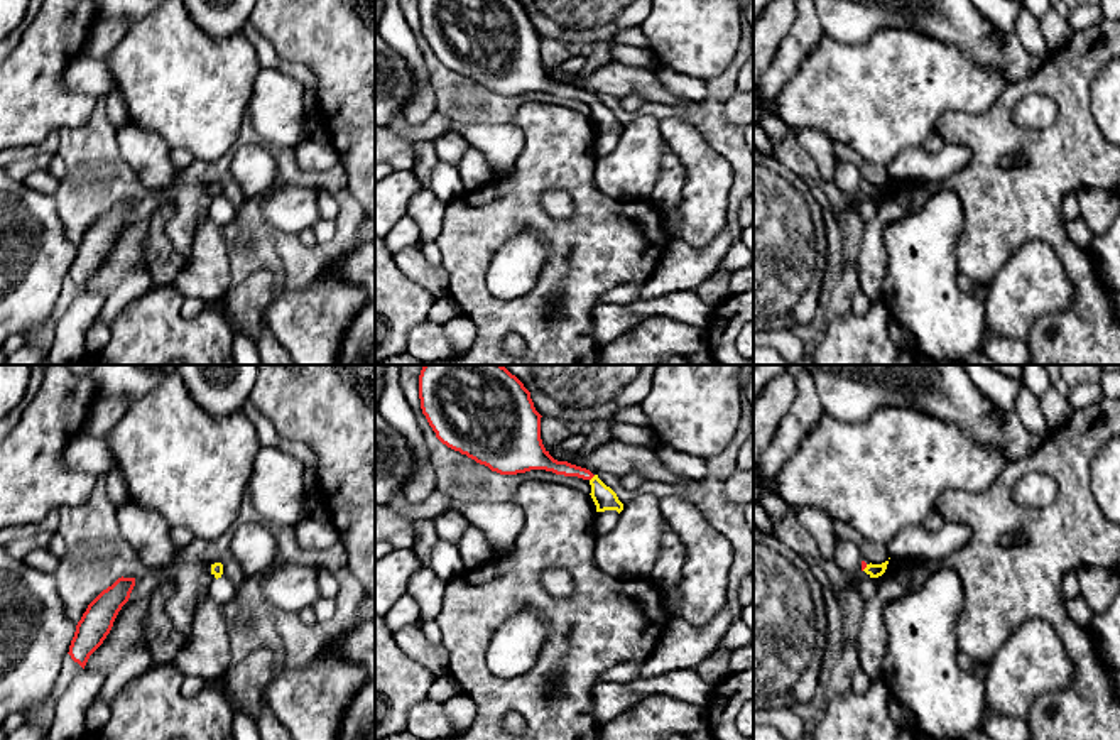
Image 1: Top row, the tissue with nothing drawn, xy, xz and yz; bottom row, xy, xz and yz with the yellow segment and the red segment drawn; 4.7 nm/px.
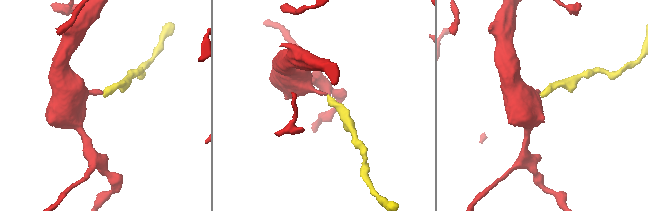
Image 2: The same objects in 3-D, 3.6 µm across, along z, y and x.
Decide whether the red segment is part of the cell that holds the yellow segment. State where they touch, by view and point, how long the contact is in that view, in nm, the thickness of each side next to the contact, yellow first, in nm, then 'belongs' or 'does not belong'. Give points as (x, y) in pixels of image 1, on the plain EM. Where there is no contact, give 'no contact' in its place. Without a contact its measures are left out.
meets yellow in xz at (592, 100); contact 40 nm long; 110 nm thick on the yellow side, 90 nm on the other; belongs

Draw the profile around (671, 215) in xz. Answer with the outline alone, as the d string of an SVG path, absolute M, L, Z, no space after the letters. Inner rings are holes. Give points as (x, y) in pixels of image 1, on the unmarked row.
M677 208L662 209L662 216L671 240L682 240L681 215Z

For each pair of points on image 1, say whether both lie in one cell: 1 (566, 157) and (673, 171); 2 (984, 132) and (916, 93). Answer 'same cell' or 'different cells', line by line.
1: different cells
2: different cells

